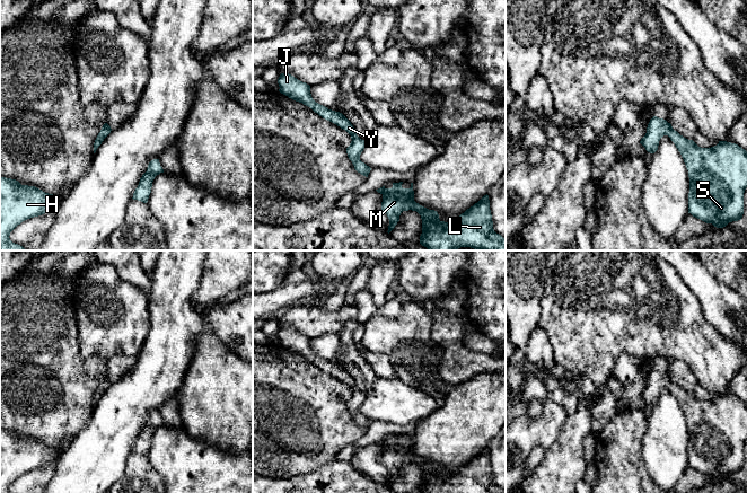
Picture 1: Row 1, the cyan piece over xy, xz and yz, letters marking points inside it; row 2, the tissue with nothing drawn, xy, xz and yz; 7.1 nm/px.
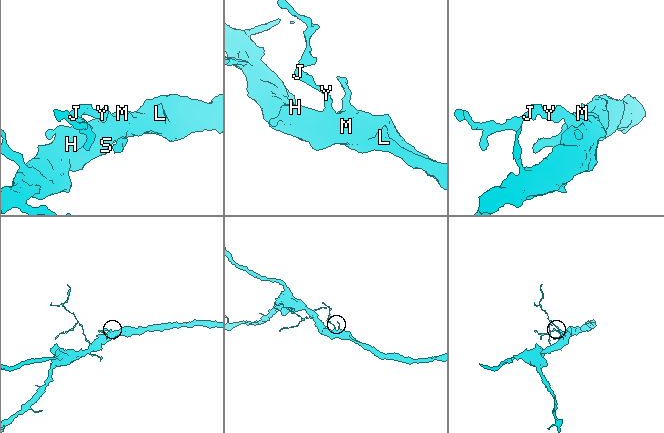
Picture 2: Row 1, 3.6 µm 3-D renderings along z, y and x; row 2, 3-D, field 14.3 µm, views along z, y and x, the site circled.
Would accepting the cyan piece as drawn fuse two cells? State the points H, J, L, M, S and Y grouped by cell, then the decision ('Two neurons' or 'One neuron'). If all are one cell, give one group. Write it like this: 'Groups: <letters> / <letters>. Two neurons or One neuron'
Groups: H J L M S Y. One neuron

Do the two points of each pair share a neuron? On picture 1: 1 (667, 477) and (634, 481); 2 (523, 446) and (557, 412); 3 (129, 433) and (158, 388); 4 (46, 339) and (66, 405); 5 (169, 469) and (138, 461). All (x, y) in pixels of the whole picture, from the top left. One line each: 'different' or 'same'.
1: different
2: same
3: same
4: same
5: different

